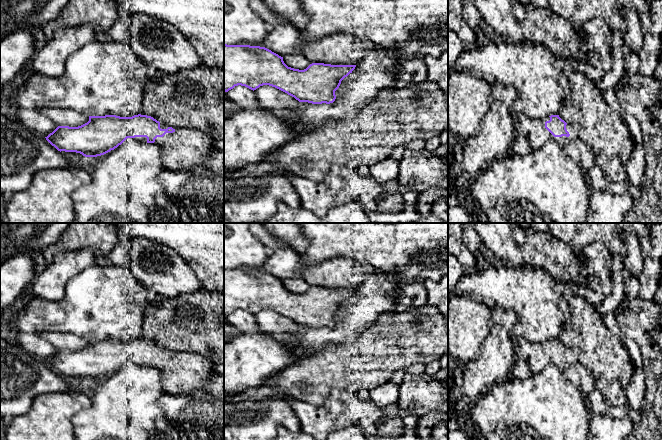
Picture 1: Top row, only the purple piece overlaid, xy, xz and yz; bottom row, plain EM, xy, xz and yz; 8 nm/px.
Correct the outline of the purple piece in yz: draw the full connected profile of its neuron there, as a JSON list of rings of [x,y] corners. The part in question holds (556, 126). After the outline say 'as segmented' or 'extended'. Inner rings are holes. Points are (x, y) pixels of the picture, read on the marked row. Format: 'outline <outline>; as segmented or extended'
outline [[[519,114],[515,120],[516,133],[527,138],[532,150],[539,149],[550,139],[557,141],[562,147],[578,139],[579,127],[566,123],[559,115],[540,119]]]; extended

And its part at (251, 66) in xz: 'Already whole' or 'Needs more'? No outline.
Already whole

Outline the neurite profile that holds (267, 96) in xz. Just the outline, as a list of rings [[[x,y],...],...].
[[[269,85],[260,86],[254,93],[261,108],[273,109],[280,116],[297,115],[300,102],[287,93]]]

